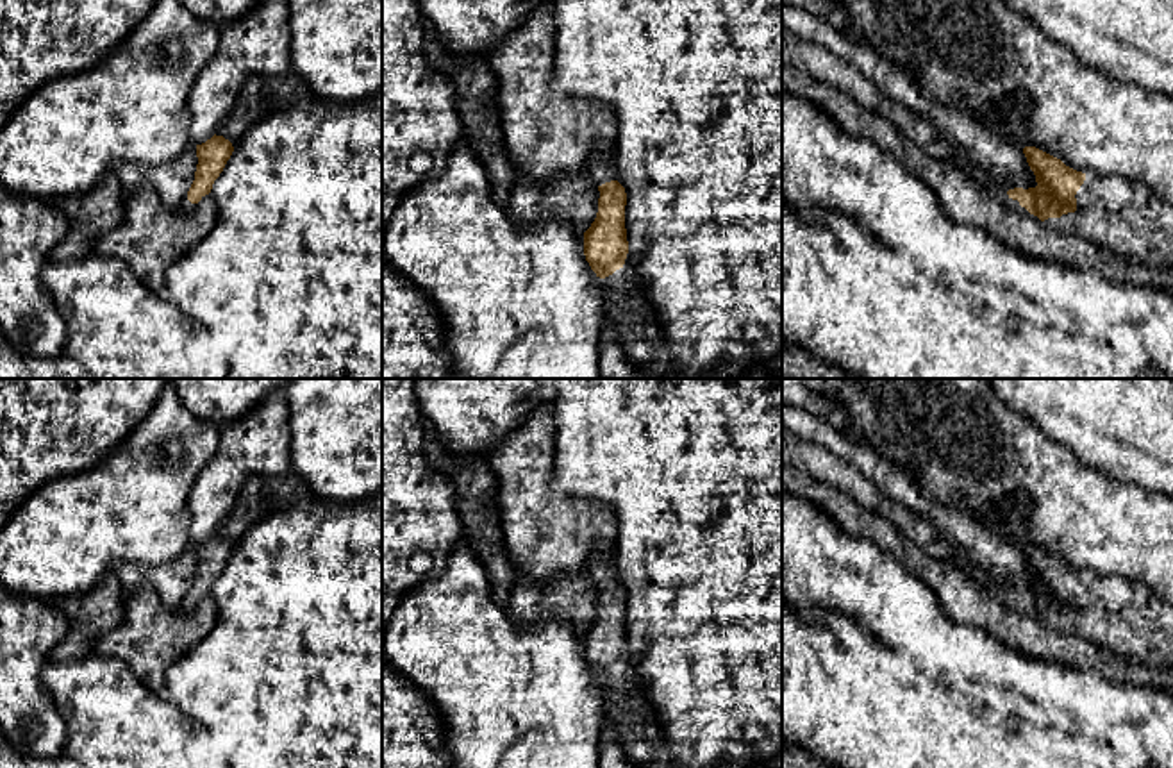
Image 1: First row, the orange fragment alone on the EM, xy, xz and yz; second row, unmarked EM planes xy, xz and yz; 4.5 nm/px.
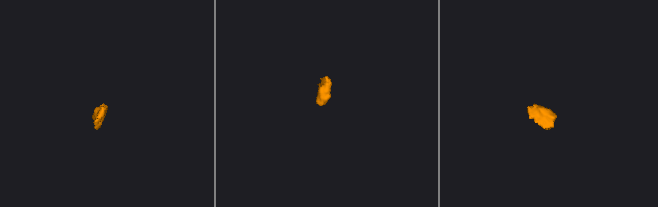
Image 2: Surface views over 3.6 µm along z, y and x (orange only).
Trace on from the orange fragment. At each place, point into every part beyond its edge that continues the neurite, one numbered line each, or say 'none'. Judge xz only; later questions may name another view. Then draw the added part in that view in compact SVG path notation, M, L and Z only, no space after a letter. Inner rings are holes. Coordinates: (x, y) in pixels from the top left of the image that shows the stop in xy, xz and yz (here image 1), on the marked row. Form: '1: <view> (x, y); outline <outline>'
1: xz (600, 170); outline M595 154L589 157L586 164L587 177L596 184L602 186L611 180L618 180L616 163L614 157L603 157Z

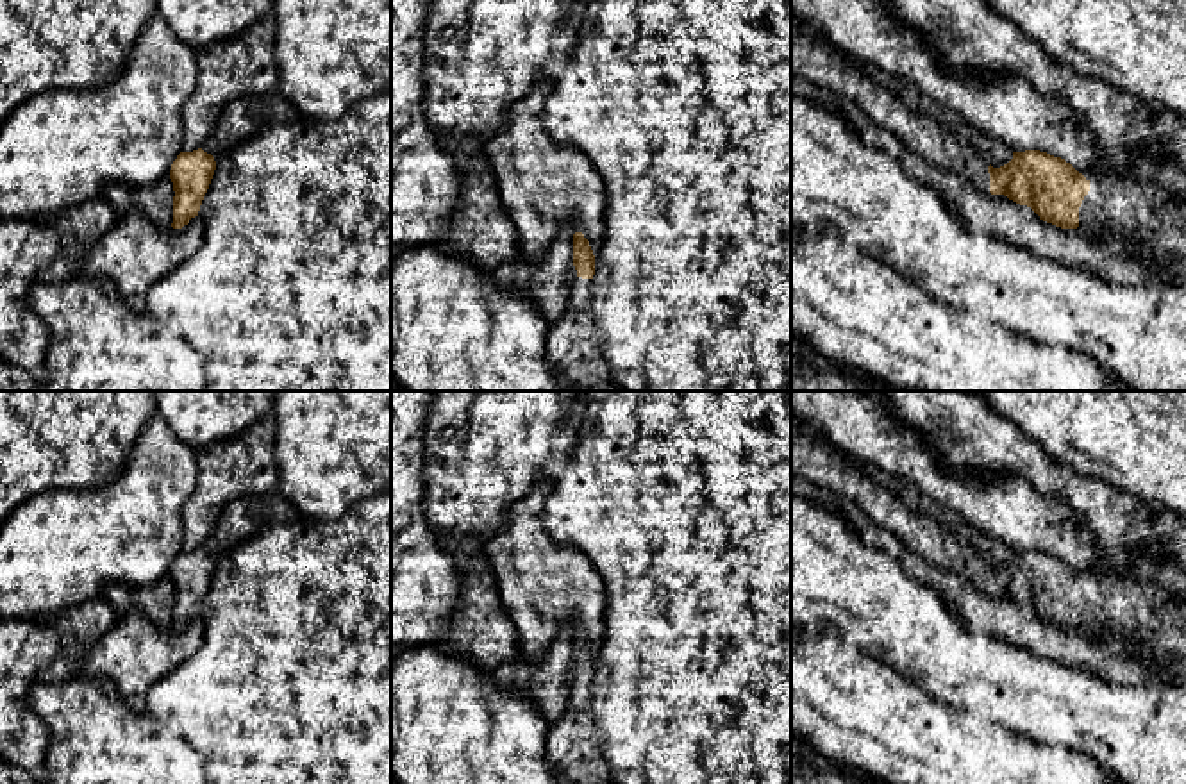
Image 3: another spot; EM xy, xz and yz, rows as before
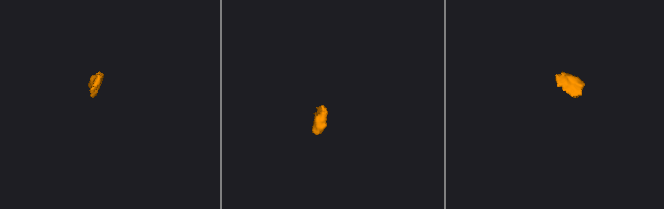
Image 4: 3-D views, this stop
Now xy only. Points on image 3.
1: xy (245, 116); outline M279 91L238 98L227 104L213 136L200 148L218 163L230 139L254 136L275 123L296 118L298 111Z

